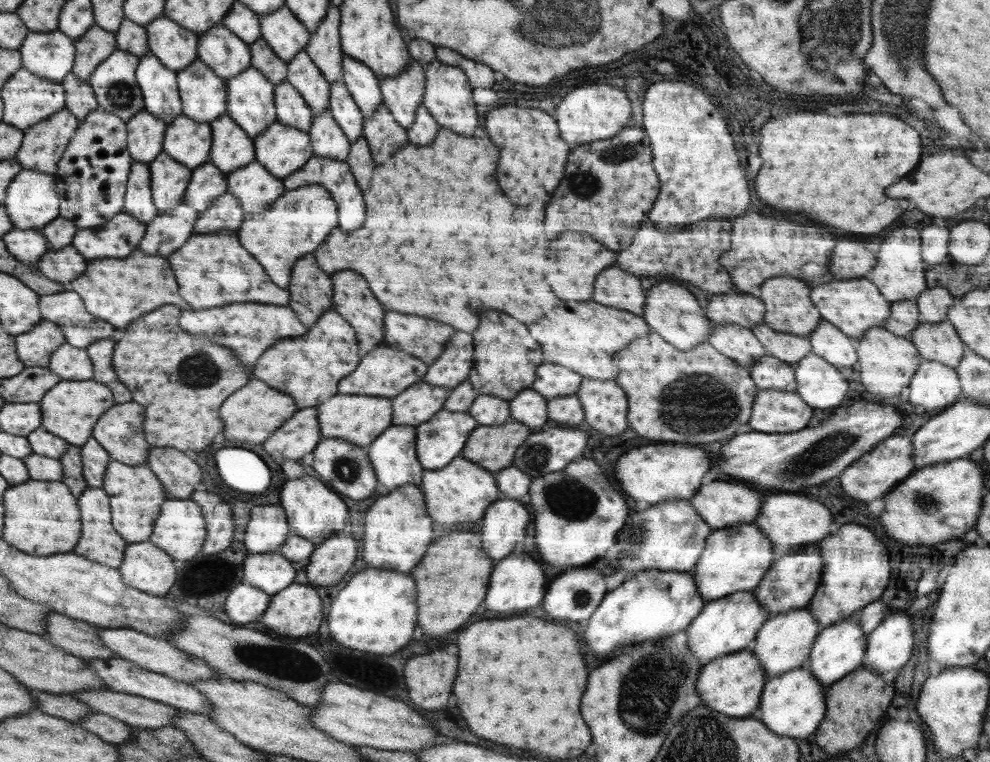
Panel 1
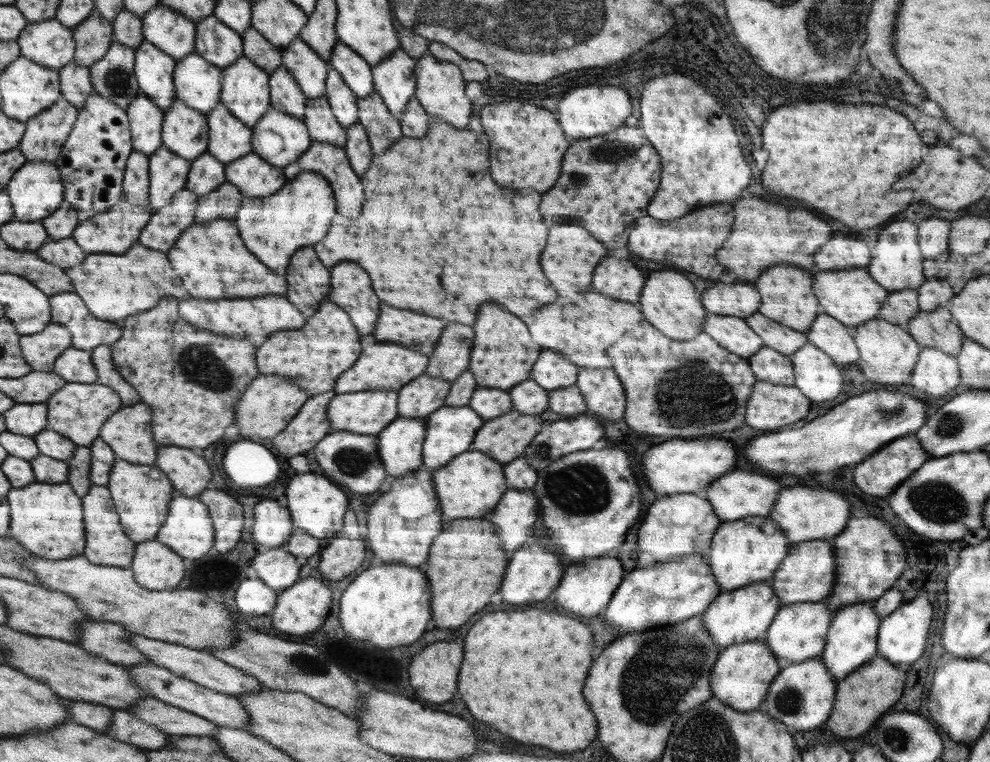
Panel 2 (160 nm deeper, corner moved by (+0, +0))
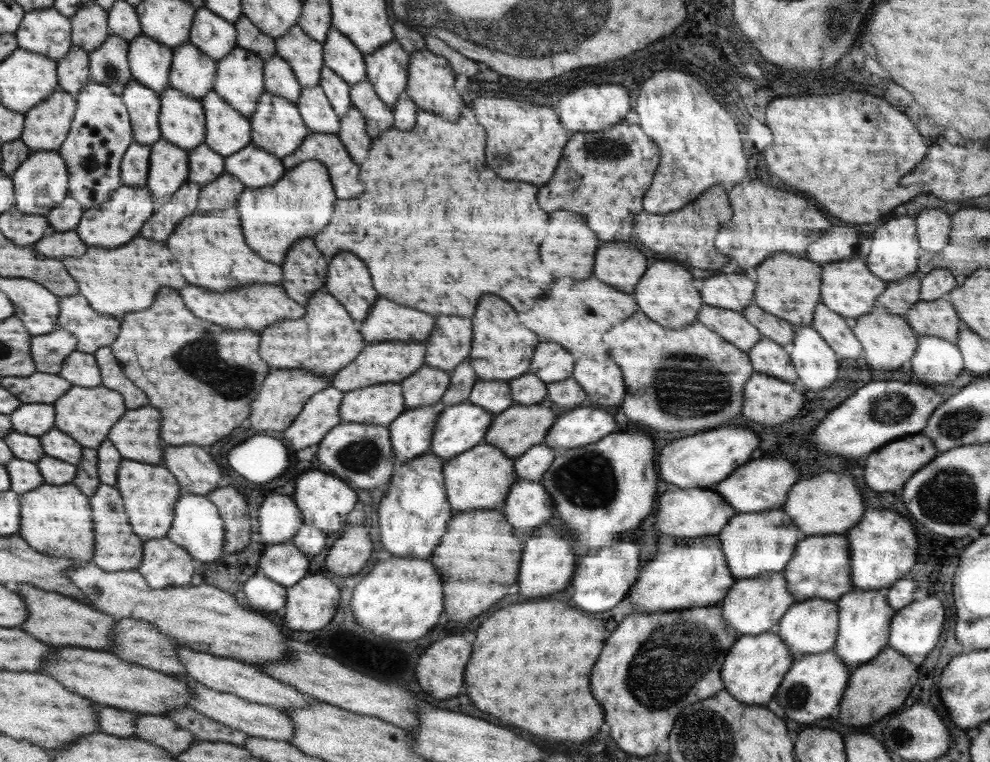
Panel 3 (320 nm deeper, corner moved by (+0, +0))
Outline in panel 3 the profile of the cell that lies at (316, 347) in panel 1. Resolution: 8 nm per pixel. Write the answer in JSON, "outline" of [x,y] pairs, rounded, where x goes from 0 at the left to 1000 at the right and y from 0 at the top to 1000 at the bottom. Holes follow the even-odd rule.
{"outline":[[[318,383],[312,398],[308,402],[309,412],[303,419],[285,420],[285,425],[276,425],[264,433],[265,441],[265,472],[269,472],[273,480],[279,483],[309,483],[317,488],[325,488],[329,493],[335,493],[343,483],[352,480],[362,462],[368,457],[369,445],[363,434],[362,425],[354,417],[352,406],[337,387],[333,385]]]}

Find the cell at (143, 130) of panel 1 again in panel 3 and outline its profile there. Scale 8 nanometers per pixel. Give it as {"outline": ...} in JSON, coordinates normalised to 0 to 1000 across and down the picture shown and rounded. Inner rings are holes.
{"outline":[[[133,102],[122,130],[130,146],[134,161],[134,182],[137,188],[154,192],[162,184],[160,150],[163,150],[162,126],[156,117]]]}

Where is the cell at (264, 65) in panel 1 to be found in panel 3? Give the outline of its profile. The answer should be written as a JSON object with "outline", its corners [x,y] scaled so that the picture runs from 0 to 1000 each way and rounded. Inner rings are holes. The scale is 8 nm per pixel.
{"outline":[[[247,18],[240,22],[237,37],[240,62],[251,64],[251,68],[267,76],[268,81],[280,72],[278,52],[259,37],[259,33]]]}

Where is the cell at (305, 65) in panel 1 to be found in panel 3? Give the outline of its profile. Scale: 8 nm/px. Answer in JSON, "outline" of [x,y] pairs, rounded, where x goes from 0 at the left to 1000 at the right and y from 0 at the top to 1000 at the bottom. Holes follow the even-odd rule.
{"outline":[[[301,30],[287,47],[278,51],[280,72],[292,81],[307,114],[322,110],[326,79],[326,58],[305,42]]]}

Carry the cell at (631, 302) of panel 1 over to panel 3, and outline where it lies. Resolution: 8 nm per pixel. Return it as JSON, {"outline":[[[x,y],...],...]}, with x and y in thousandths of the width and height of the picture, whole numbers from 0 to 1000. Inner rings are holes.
{"outline":[[[638,315],[634,320],[632,318],[612,318],[608,325],[604,325],[600,362],[638,387],[644,369],[656,350],[653,341],[657,336],[647,331],[643,323],[636,323]]]}

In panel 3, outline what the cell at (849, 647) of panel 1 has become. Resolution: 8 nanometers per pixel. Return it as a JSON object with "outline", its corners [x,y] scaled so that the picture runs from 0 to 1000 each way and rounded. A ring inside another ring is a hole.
{"outline":[[[861,774],[845,787],[847,823],[842,858],[856,874],[858,882],[868,873],[877,870],[896,849],[899,818],[906,804],[896,789],[895,777],[890,774]]]}

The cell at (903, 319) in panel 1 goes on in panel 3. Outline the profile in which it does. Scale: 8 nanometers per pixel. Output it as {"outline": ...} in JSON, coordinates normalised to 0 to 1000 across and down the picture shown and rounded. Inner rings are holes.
{"outline":[[[925,357],[918,364],[897,370],[893,383],[885,392],[884,402],[913,415],[921,400],[929,394],[930,361]]]}

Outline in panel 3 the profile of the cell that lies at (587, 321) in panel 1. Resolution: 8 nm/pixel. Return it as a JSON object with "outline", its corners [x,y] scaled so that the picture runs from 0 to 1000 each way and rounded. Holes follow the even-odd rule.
{"outline":[[[596,362],[592,367],[562,365],[556,373],[554,383],[547,391],[539,394],[533,409],[523,409],[523,417],[537,436],[547,441],[549,448],[567,451],[582,469],[590,466],[609,474],[615,467],[615,457],[611,449],[608,449],[608,441],[620,427],[626,425],[643,408],[645,402],[639,387],[630,386],[623,378]]]}

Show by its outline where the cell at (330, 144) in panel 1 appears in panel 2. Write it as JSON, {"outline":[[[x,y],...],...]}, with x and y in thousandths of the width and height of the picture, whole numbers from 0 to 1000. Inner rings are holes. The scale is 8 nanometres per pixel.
{"outline":[[[327,127],[311,131],[305,156],[317,185],[330,186],[345,194],[349,189],[349,168],[338,156],[334,139]]]}

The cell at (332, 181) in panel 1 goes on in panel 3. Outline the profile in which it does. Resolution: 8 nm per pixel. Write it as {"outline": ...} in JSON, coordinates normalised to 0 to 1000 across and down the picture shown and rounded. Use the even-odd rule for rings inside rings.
{"outline":[[[312,175],[313,184],[301,194],[301,199],[288,205],[288,223],[299,220],[310,210],[322,210],[332,226],[341,261],[360,260],[368,252],[368,238],[364,236],[364,220],[353,203],[353,198],[337,175]]]}

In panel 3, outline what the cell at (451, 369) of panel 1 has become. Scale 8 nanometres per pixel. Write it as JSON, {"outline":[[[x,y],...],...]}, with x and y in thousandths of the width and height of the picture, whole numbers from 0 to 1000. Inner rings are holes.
{"outline":[[[442,415],[442,425],[438,428],[438,441],[434,441],[430,449],[430,451],[434,451],[434,457],[430,461],[429,478],[454,488],[459,486],[475,465],[478,448],[477,430],[478,425],[475,423],[475,417]]]}

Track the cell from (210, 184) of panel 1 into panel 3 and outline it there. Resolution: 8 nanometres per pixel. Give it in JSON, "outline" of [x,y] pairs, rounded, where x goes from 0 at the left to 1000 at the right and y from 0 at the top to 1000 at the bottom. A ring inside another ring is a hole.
{"outline":[[[207,186],[191,201],[191,234],[202,244],[216,239],[227,227],[227,206],[216,199]]]}

